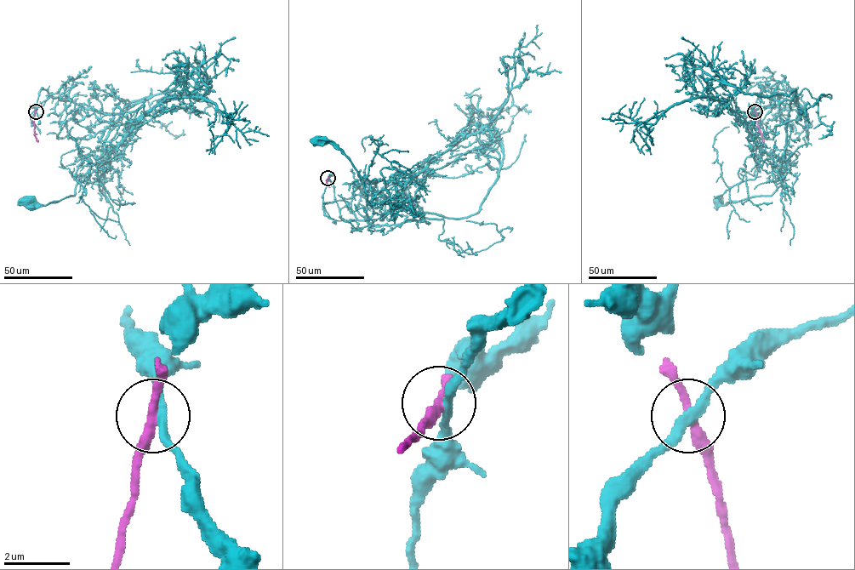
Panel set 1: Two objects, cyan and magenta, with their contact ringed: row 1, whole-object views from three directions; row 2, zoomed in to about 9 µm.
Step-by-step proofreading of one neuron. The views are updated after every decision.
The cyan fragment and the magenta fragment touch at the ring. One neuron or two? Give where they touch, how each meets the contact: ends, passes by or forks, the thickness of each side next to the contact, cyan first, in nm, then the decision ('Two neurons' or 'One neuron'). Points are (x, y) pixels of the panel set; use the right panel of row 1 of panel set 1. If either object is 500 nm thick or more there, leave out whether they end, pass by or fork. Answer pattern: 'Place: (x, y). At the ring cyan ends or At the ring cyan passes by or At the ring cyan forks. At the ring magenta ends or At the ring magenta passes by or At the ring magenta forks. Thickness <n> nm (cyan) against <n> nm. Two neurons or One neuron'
Place: (755, 111). At the ring cyan passes by. At the ring magenta passes by. Thickness 280 nm (cyan) against 280 nm. One neuron

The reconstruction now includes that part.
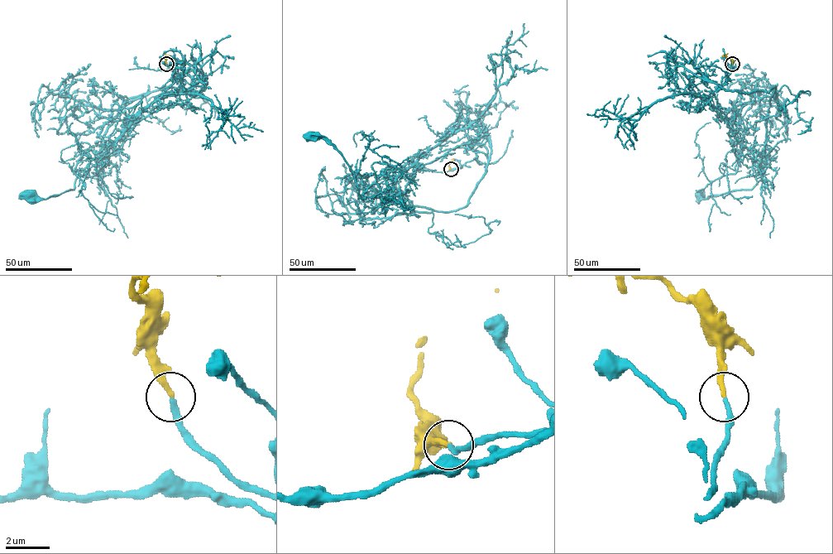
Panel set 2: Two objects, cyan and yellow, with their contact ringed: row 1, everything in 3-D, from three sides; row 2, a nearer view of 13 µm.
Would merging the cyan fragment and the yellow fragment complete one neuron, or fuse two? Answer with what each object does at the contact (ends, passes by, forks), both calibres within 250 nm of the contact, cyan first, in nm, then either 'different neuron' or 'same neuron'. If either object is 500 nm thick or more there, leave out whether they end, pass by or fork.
cyan ends there; yellow ends there; 240 nm thick on the cyan side, 240 nm on the other; same neuron

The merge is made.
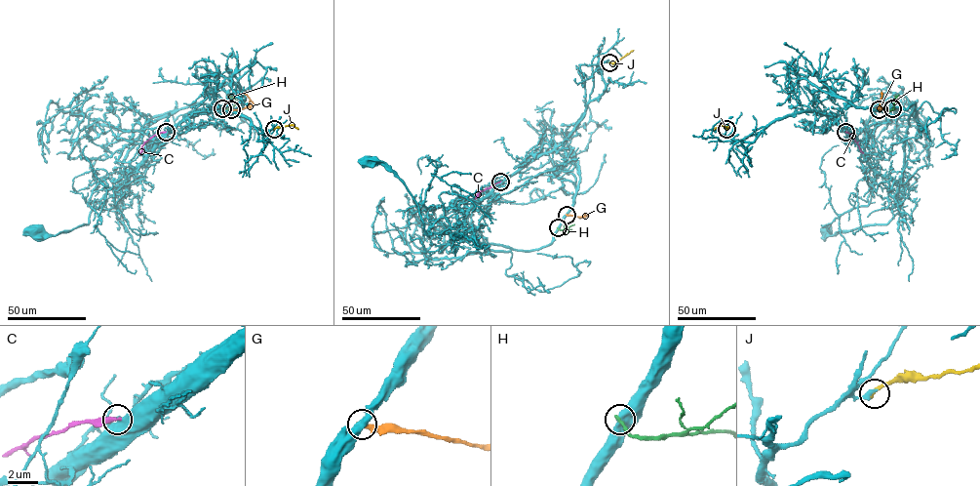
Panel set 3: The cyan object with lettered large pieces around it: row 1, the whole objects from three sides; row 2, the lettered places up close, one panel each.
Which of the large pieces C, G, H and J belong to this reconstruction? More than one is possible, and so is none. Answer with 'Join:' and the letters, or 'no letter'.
Join: J

